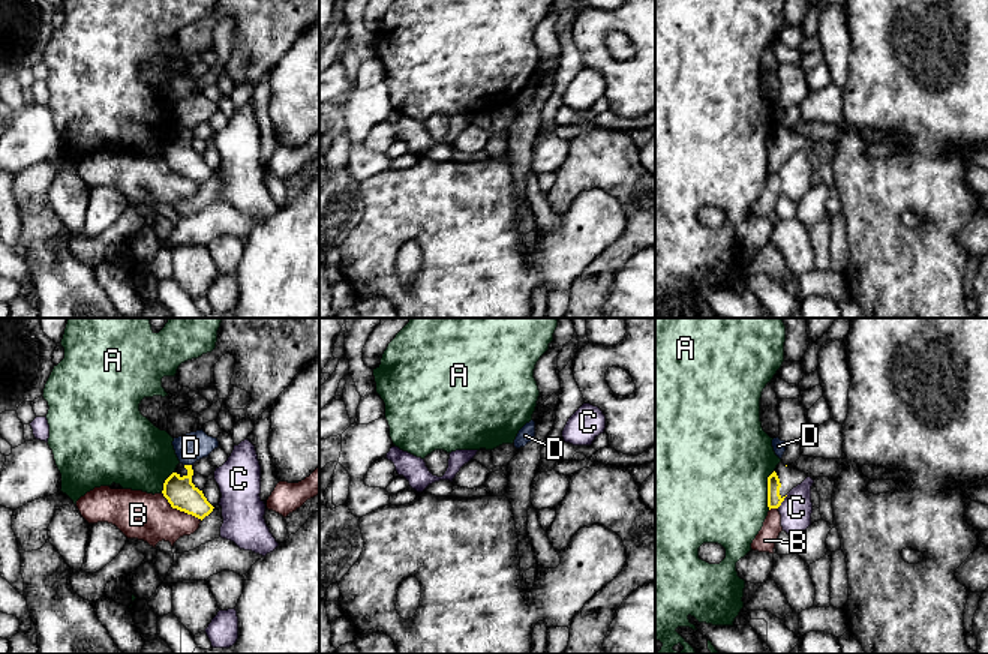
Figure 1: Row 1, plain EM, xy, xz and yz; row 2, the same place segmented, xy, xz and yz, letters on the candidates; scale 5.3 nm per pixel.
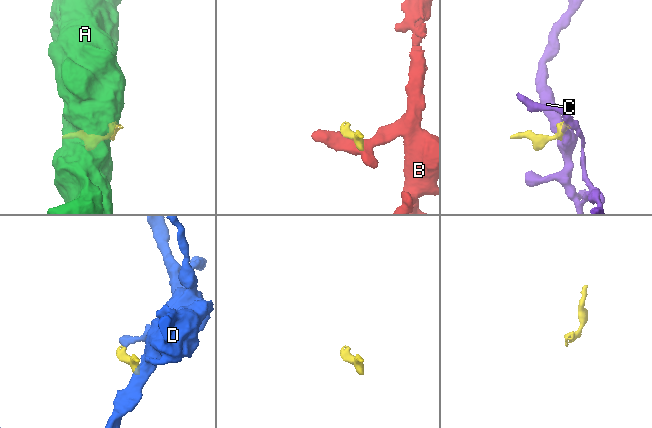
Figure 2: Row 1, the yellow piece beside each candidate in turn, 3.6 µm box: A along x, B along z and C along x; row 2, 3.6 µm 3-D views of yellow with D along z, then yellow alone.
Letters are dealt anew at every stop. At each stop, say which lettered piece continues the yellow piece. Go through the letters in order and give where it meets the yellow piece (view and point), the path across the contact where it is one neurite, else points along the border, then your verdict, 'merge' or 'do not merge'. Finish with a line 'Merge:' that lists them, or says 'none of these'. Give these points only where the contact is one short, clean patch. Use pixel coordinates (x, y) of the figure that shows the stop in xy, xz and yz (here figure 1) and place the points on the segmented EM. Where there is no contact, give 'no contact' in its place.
A: meets yellow in yz at (768, 489); do not merge
B: meets yellow in xy at (180, 510); do not merge
C: meets yellow in yz at (783, 500); border along yz (787, 495), (777, 507); do not merge
D: meets yellow in xy at (188, 465); border along xy (185, 464), (191, 465); do not merge
Merge: none of these

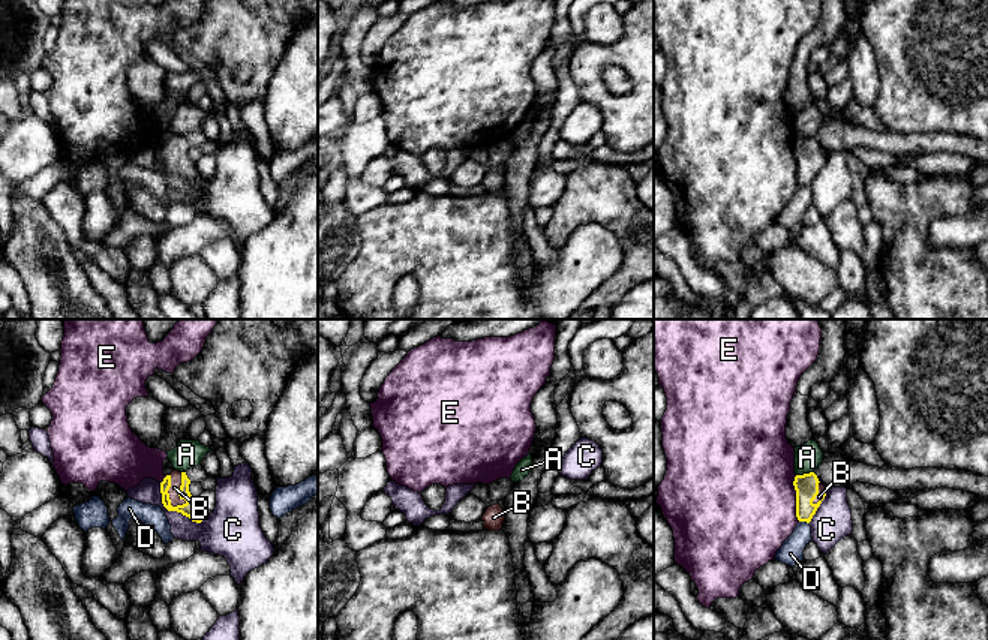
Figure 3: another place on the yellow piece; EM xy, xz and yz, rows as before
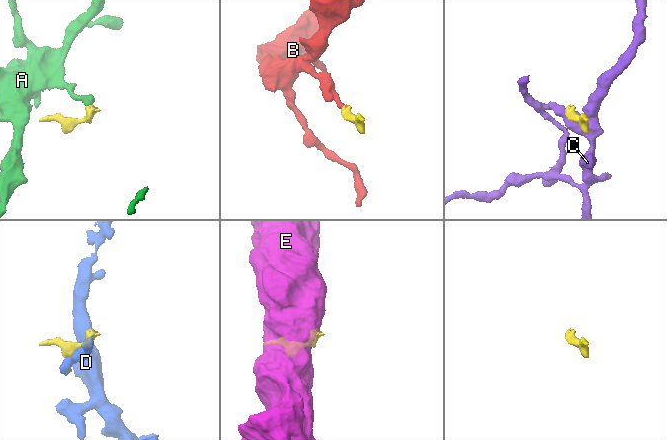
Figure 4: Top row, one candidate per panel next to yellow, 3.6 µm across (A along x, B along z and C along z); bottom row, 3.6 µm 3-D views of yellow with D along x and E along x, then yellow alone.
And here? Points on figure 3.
A: meets yellow in yz at (804, 474); border along yz (811, 471), (796, 475); do not merge
B: meets yellow in xy at (177, 492); runs through xy (191, 508), (177, 492), (176, 475); merge
C: meets yellow in xy at (173, 510); border along xy (159, 483), (168, 510), (197, 522), (204, 519); do not merge
D: meets yellow in yz at (804, 520); do not merge
E: meets yellow in yz at (796, 498); do not merge
Merge: B

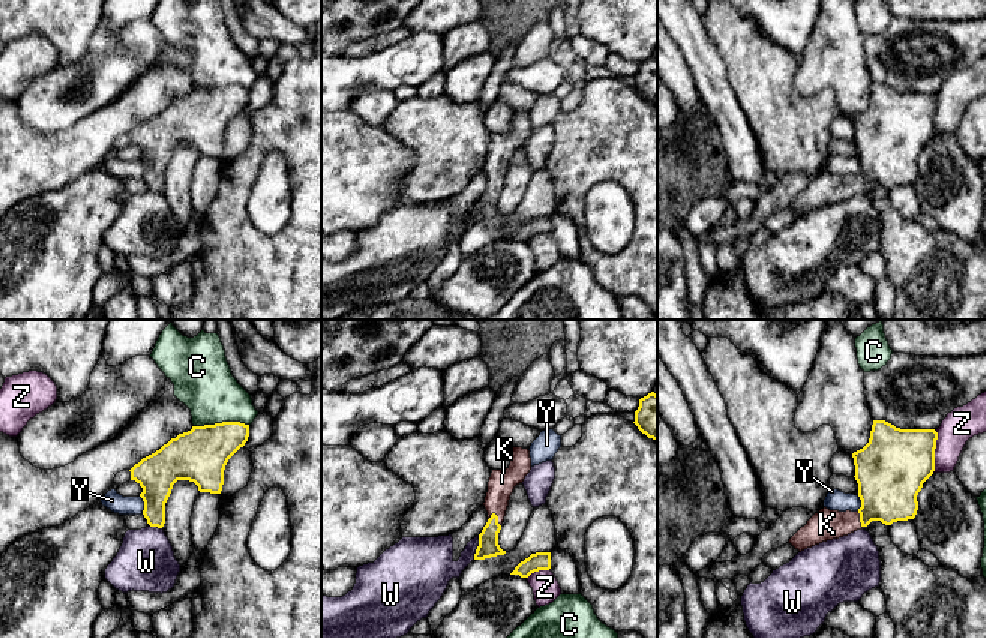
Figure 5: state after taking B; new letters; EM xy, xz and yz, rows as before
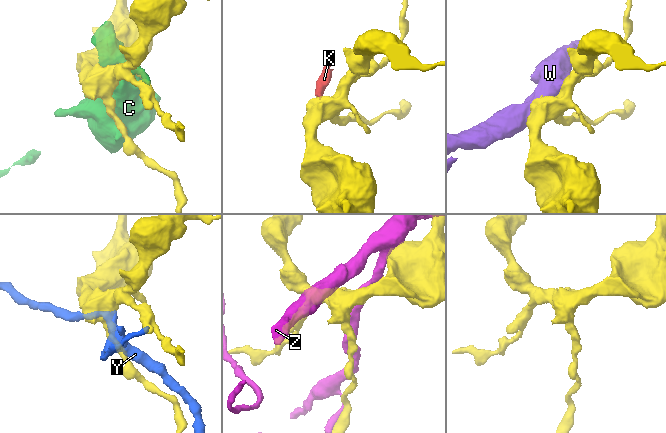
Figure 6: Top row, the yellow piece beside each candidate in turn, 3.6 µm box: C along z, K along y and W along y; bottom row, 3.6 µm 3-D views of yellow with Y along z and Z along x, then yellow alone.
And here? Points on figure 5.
C: meets yellow in xy at (222, 422); do not merge
K: meets yellow in xz at (497, 520); runs through xz (488, 547), (489, 532), (497, 520), (497, 496), (502, 482); merge
W: meets yellow in xz at (477, 548); border along xz (479, 536), (479, 545), (473, 559); do not merge
Y: meets yellow in xy at (144, 505); border along xy (140, 496), (143, 514); do not merge
Z: meets yellow in yz at (934, 452); do not merge
Merge: K

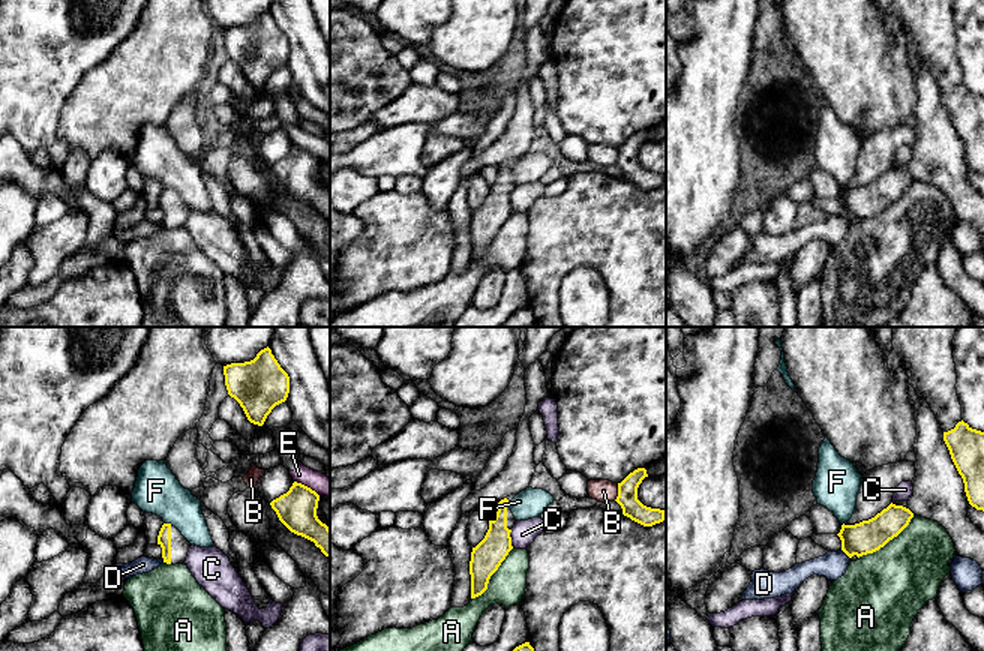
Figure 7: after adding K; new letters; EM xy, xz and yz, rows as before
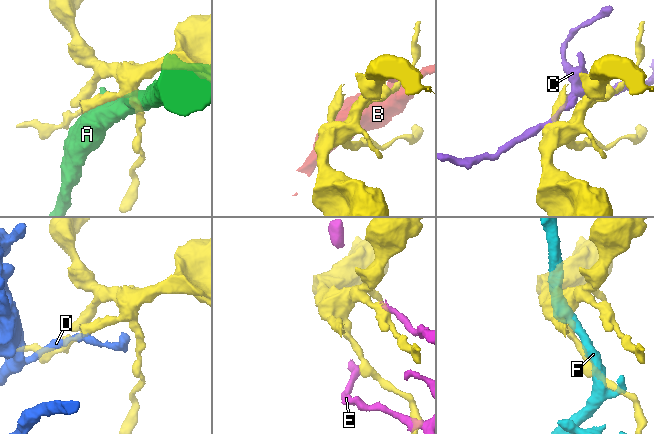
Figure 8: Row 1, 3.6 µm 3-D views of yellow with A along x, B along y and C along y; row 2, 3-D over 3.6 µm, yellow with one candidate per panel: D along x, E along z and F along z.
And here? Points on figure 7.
A: meets yellow in yz at (887, 542); do not merge
B: meets yellow in xz at (618, 492); do not merge
C: meets yellow in xz at (510, 539); do not merge
D: meets yellow in yz at (845, 552); border along yz (842, 549), (849, 558); do not merge
E: meets yellow in xy at (306, 486); do not merge
F: meets yellow in xy at (168, 524); border along xy (165, 522), (171, 524); do not merge
Merge: none of these

